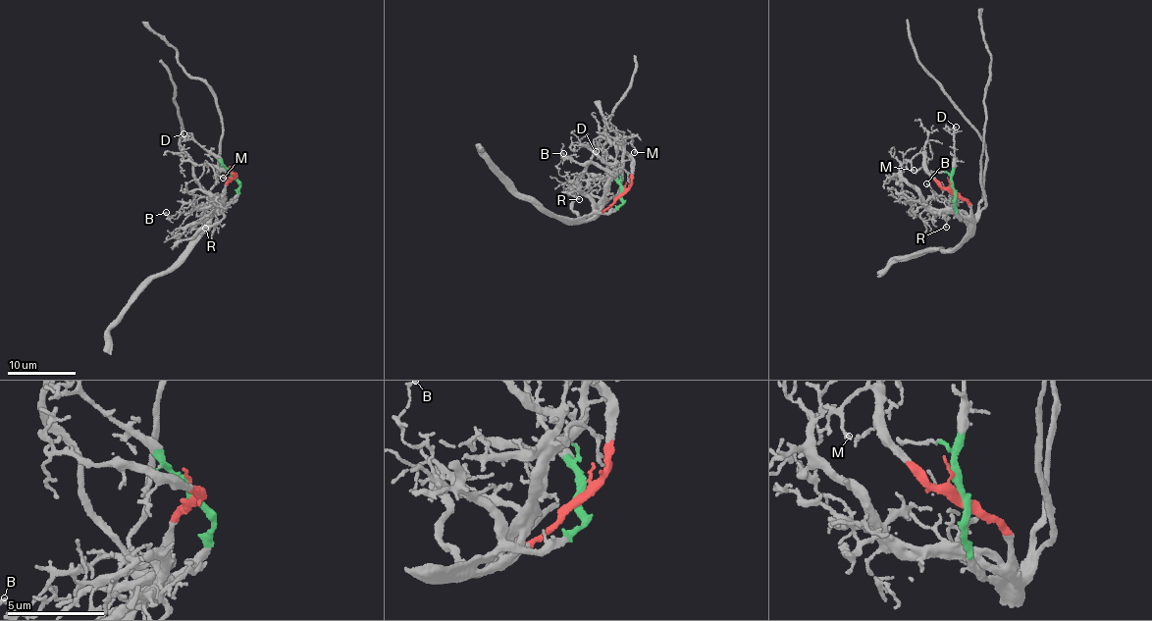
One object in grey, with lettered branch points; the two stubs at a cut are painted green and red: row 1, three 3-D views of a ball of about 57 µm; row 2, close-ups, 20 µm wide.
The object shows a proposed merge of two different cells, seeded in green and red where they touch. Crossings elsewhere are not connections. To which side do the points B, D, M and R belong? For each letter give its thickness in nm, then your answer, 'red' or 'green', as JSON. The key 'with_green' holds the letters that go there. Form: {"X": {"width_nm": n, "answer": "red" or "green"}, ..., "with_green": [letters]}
{"B": {"width_nm": 130, "answer": "green"}, "D": {"width_nm": 150, "answer": "green"}, "M": {"width_nm": 160, "answer": "red"}, "R": {"width_nm": 100, "answer": "green"}, "with_green": ["B", "D", "R"]}

